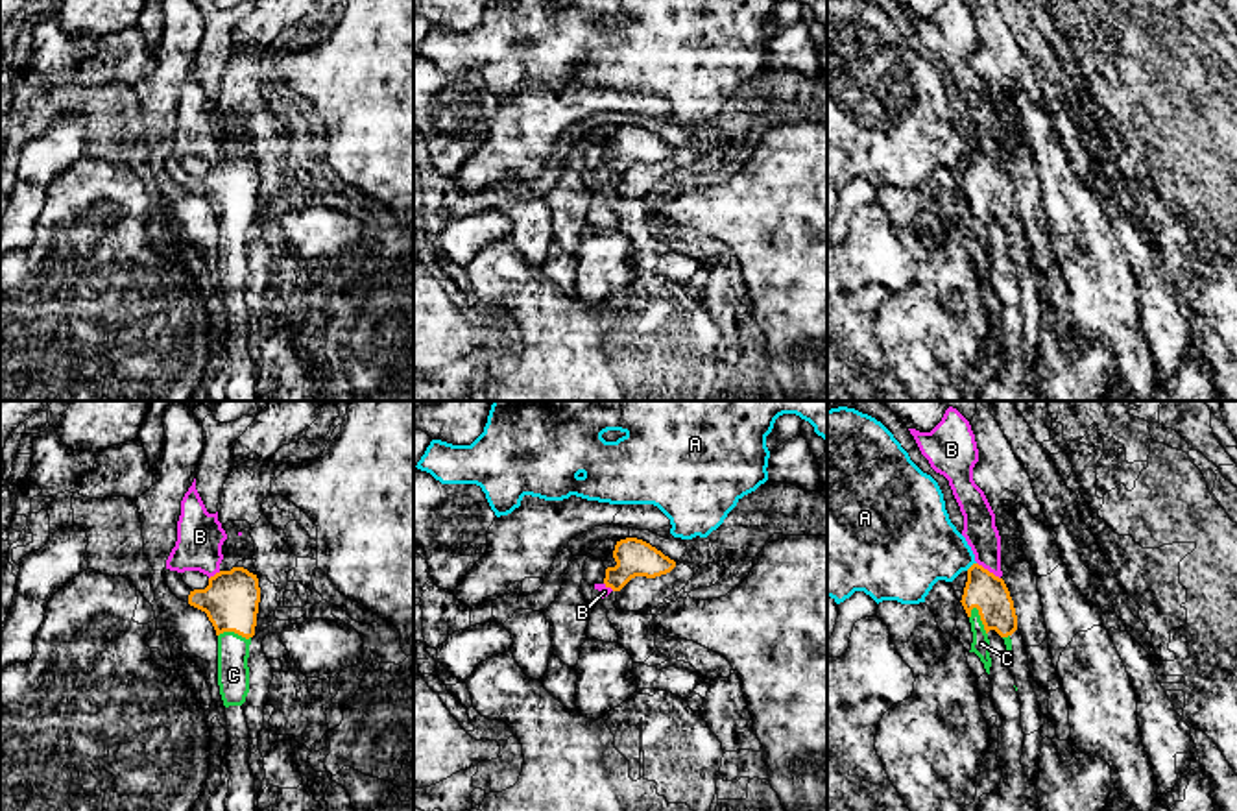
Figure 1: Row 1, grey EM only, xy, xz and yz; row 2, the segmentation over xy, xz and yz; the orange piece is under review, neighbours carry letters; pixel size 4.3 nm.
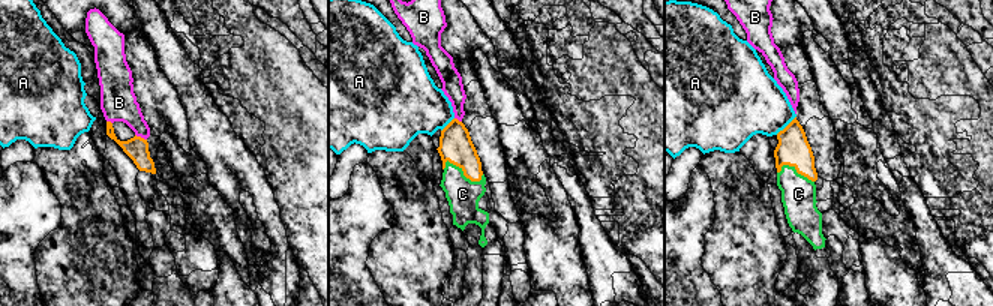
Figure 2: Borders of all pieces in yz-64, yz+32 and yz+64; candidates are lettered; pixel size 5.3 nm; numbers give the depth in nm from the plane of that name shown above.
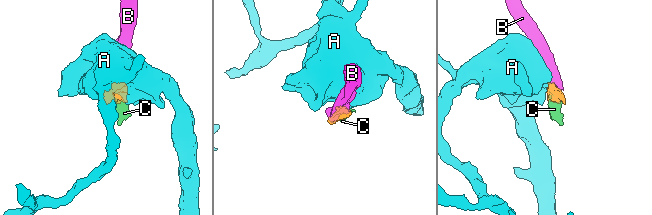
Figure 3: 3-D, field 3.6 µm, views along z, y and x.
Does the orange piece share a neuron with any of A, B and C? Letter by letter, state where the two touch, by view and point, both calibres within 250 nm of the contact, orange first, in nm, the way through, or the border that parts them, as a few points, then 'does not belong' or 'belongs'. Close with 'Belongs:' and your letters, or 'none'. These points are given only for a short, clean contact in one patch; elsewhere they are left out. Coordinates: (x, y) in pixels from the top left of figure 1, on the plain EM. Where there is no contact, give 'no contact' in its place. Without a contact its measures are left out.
A: contact yz (972, 152); calibres 170 and 360 nm; border yz (975, 148), (966, 156); does not belong
B: contact yz (986, 156); calibres 170 and 140 nm; way yz (988, 180), (986, 156), (986, 130), (979, 108); belongs
C: contact yz (981, 205); calibres 170 and 80 nm; belongs
Belongs: B, C

